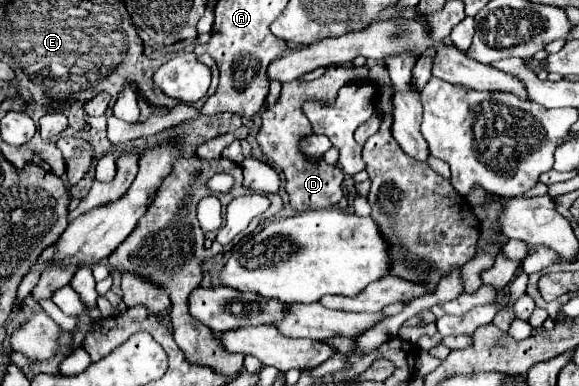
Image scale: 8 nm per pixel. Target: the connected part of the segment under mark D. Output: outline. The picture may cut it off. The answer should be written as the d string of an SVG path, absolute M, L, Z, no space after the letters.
M326 67L326 73L320 79L306 81L306 83L298 83L298 81L282 83L278 101L260 113L262 127L256 135L256 139L258 139L264 155L284 171L286 191L290 195L290 207L294 211L334 207L342 199L342 181L344 181L344 173L340 167L328 165L322 159L318 163L310 163L310 159L306 159L300 153L300 147L298 147L300 139L312 133L312 125L306 119L306 115L302 113L302 103L308 99L332 101L340 87L364 77L360 71L362 69L356 69L356 67Z

